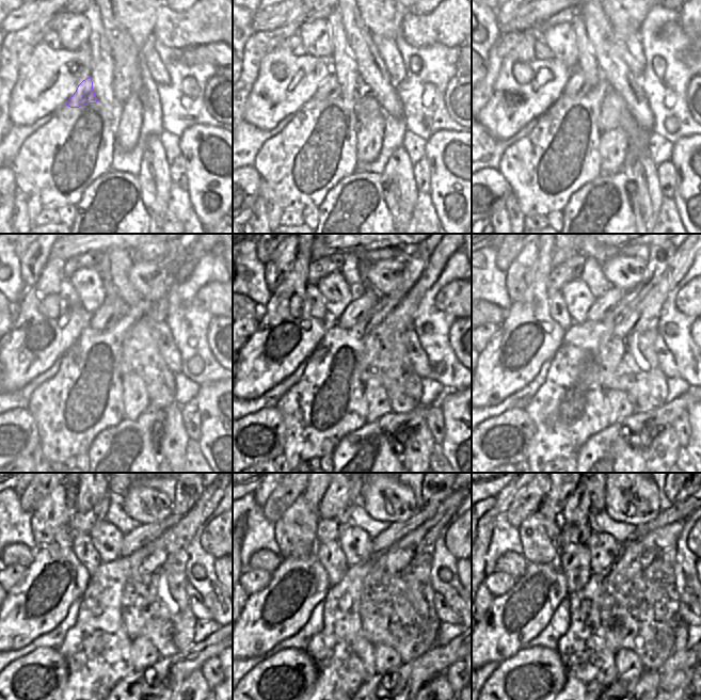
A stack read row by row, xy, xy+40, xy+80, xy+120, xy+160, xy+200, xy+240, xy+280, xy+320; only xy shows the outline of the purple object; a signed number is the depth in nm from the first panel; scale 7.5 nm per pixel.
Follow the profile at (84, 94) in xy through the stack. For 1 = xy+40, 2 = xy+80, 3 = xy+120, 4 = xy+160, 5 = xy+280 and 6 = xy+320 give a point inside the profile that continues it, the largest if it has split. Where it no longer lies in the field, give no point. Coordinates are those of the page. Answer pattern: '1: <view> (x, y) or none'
1: xy+40 (330, 89)
2: xy+80 (577, 85)
3: xy+120 (106, 317)
4: xy+160 (360, 307)
5: xy+280 (394, 533)
6: xy+320 (676, 511)

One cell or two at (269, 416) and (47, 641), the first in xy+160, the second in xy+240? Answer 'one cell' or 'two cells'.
two cells

